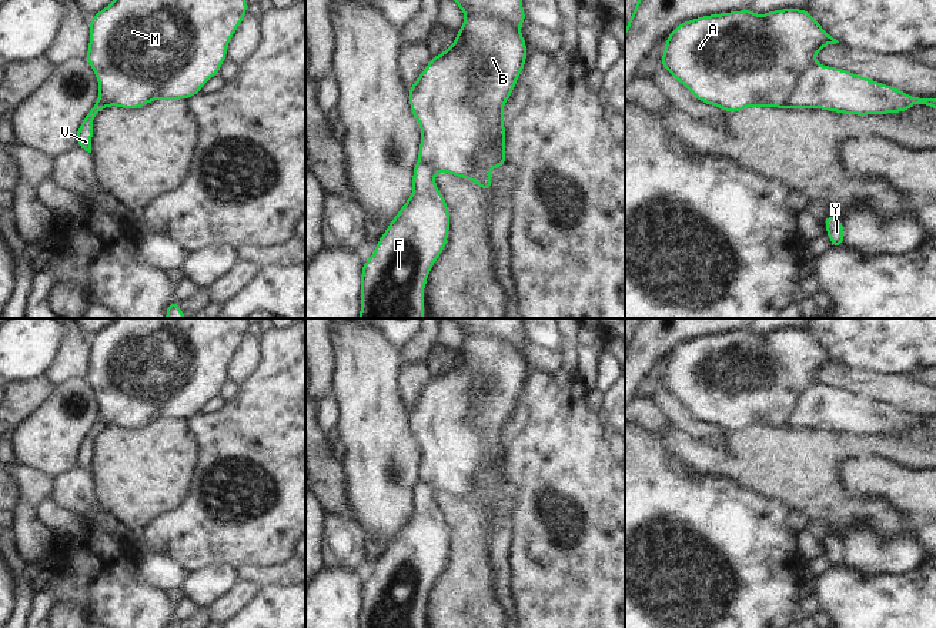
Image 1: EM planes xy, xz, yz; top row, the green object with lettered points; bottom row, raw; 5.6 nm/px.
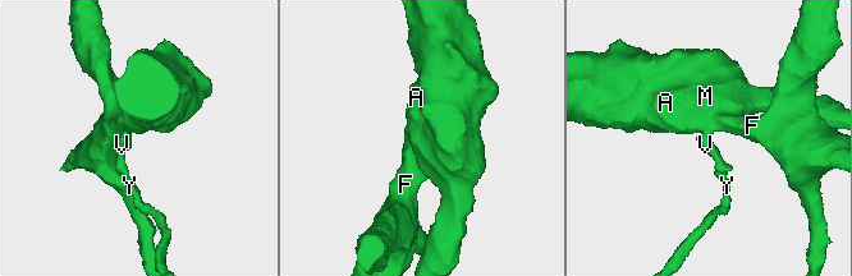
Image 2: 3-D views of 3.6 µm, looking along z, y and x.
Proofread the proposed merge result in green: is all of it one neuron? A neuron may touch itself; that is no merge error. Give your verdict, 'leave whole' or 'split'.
split

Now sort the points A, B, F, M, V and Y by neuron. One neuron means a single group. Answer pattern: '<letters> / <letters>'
A B M / F V Y

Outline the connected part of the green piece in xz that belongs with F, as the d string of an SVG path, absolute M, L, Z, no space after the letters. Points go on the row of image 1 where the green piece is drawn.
M418 161L412 167L412 193L410 198L390 221L385 233L378 238L375 251L362 263L361 313L358 318L424 318L424 290L432 265L445 250L448 236L449 207L445 203L442 193L438 190L434 171Z

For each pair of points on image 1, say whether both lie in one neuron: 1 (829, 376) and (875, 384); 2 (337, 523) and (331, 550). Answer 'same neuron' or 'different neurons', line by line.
1: same neuron
2: same neuron

